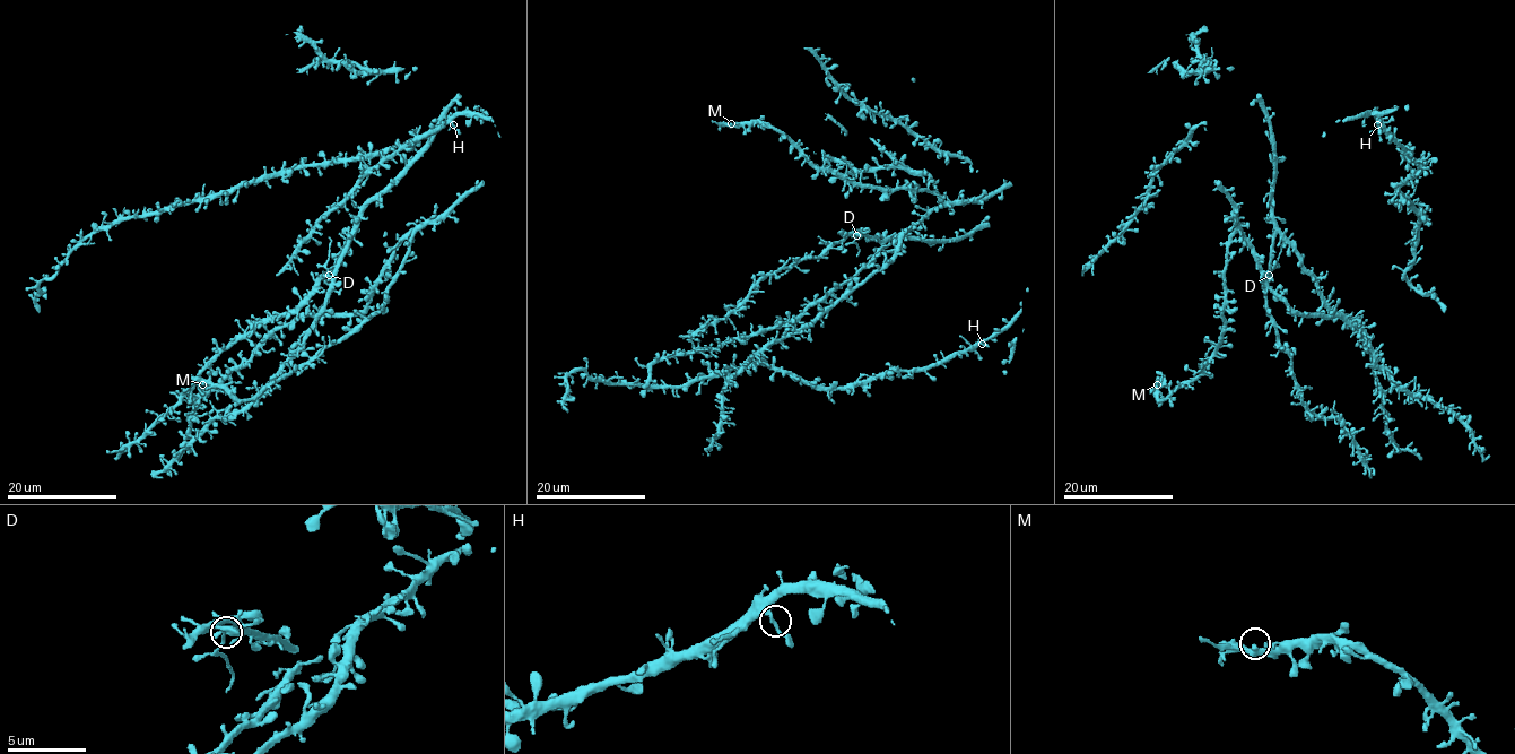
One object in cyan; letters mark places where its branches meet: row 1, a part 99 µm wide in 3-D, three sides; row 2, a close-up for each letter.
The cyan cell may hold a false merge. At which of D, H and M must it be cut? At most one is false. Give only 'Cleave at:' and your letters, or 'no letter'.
Cleave at: D

